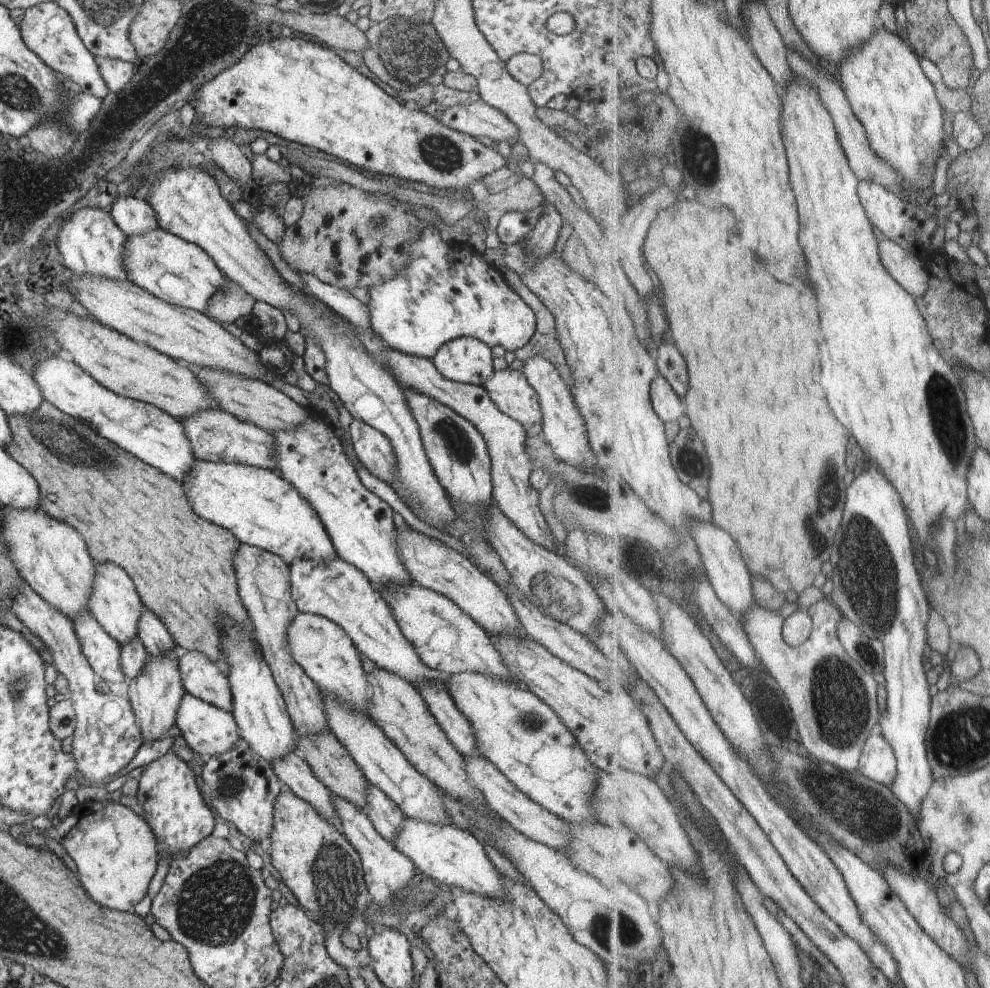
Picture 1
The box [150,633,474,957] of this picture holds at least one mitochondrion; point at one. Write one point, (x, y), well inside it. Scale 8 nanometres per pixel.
(214, 905)

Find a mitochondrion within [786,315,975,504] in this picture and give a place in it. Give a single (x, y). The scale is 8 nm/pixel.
(941, 399)

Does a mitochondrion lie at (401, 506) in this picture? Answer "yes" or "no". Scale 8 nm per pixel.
no

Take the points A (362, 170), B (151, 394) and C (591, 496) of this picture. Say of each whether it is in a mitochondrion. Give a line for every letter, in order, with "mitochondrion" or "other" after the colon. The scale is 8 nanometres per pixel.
A: other
B: other
C: mitochondrion

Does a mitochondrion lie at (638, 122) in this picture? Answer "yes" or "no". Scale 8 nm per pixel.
no

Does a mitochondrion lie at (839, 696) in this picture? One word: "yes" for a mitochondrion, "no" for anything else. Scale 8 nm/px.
yes

